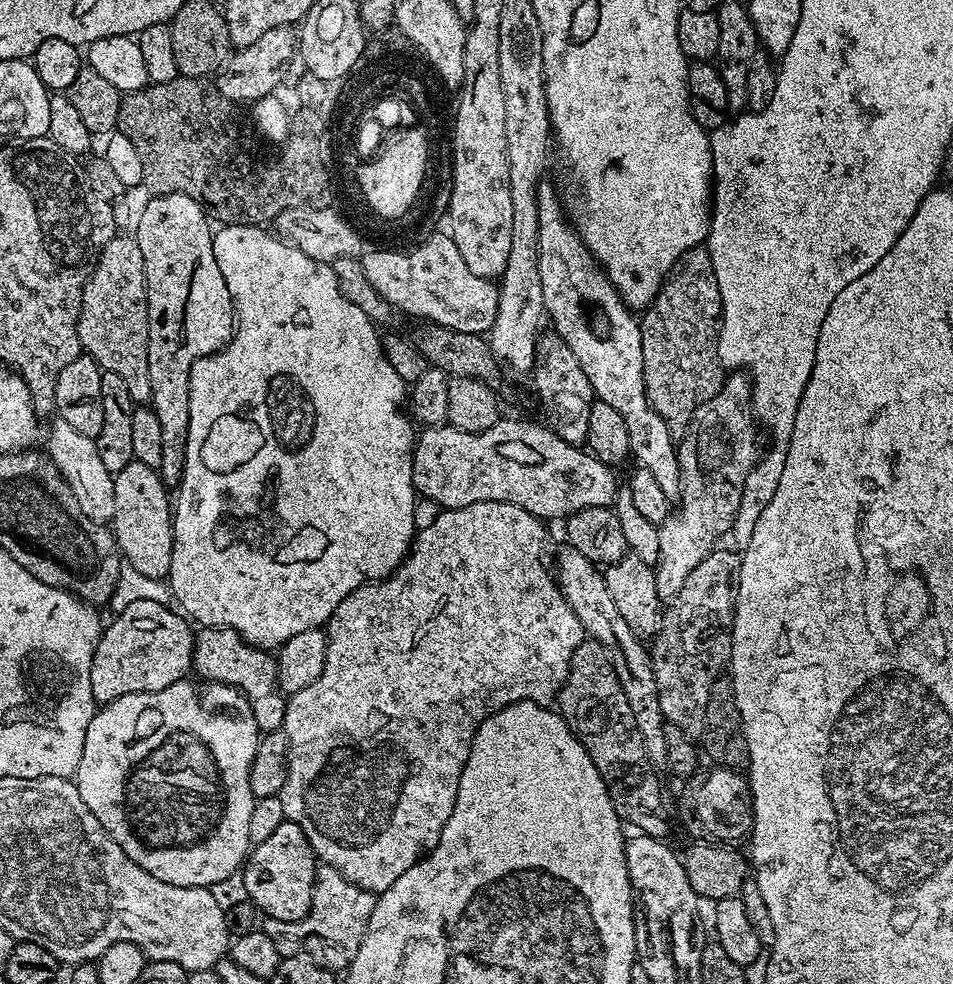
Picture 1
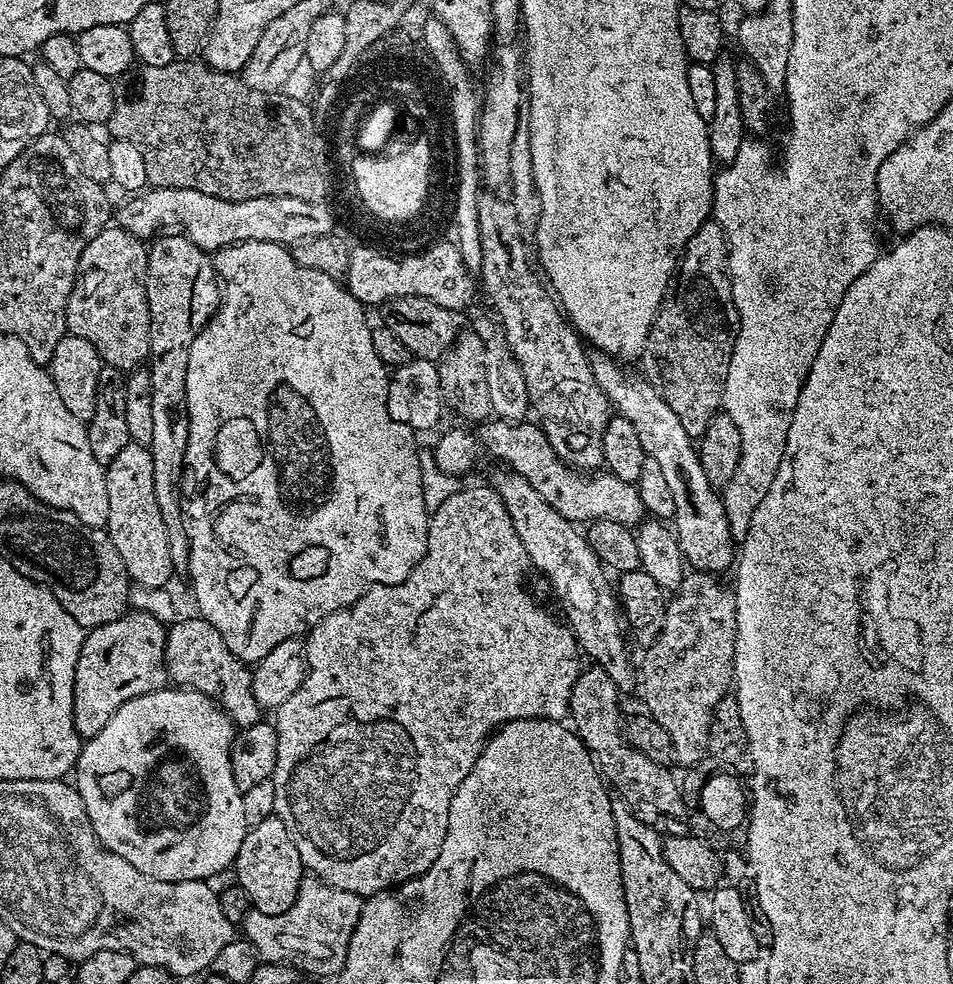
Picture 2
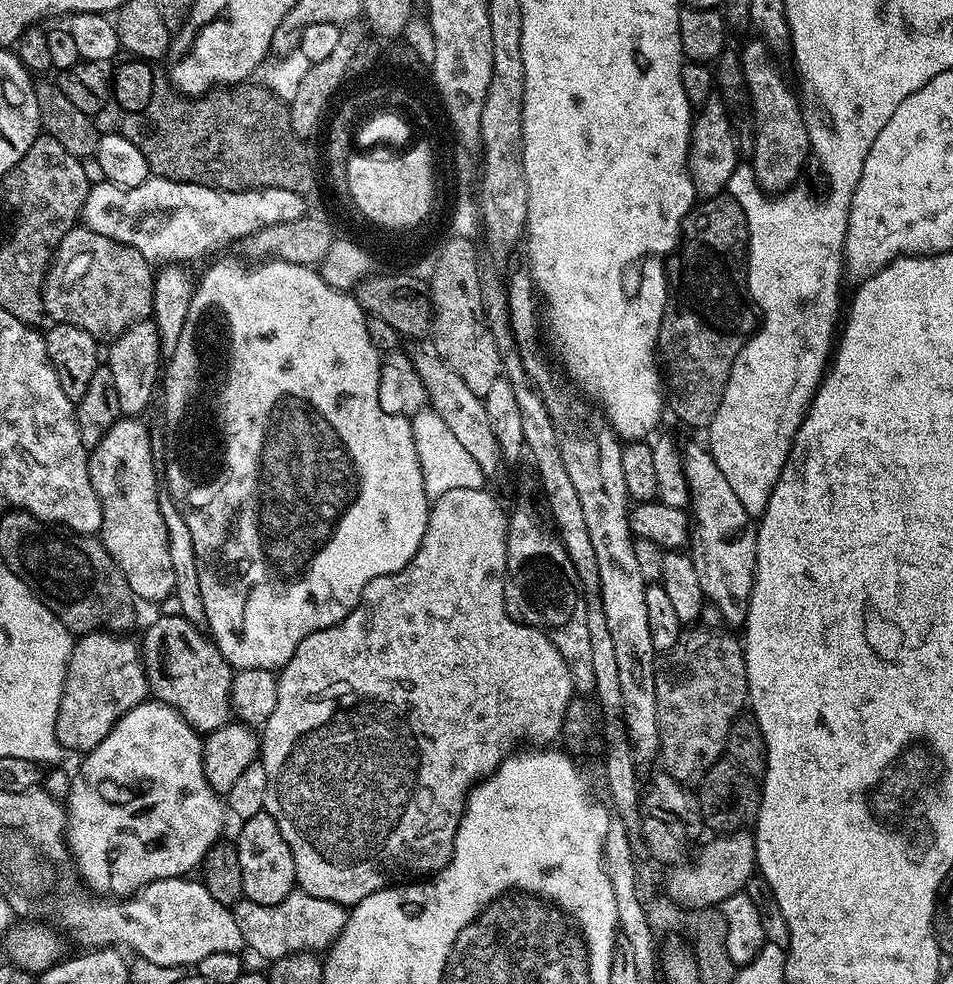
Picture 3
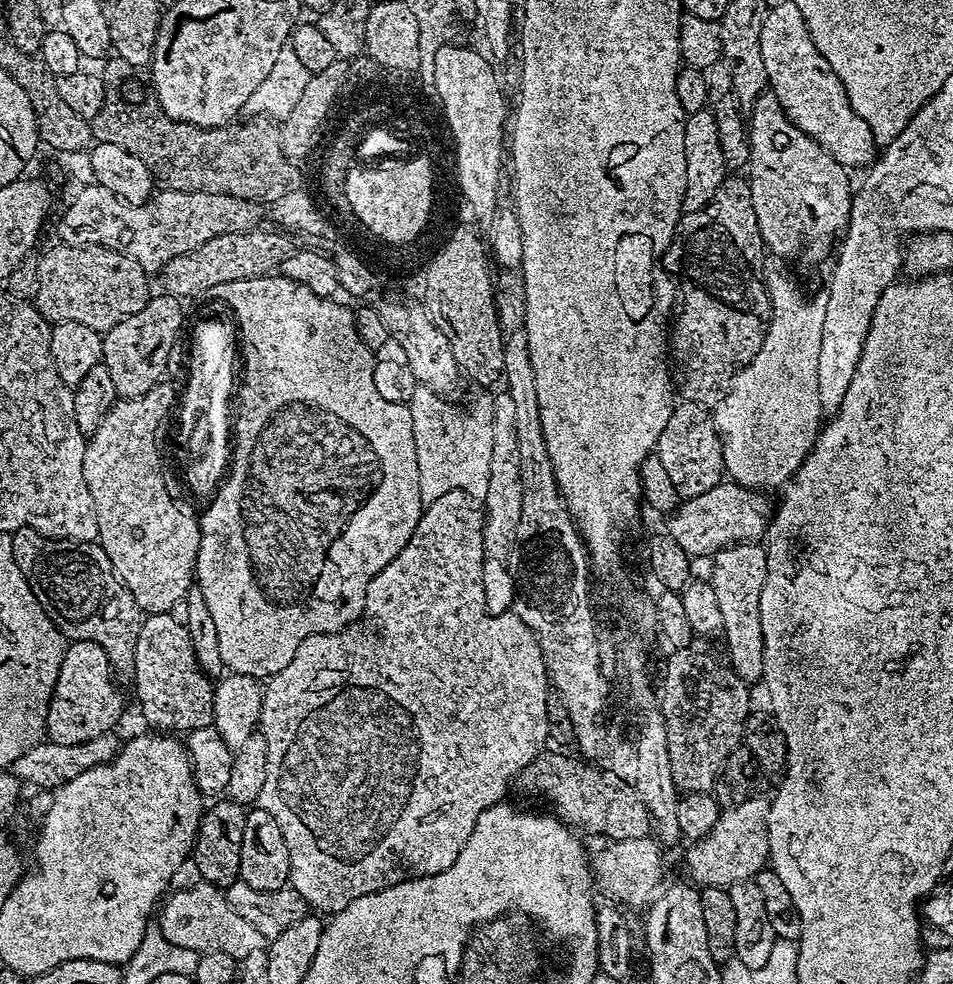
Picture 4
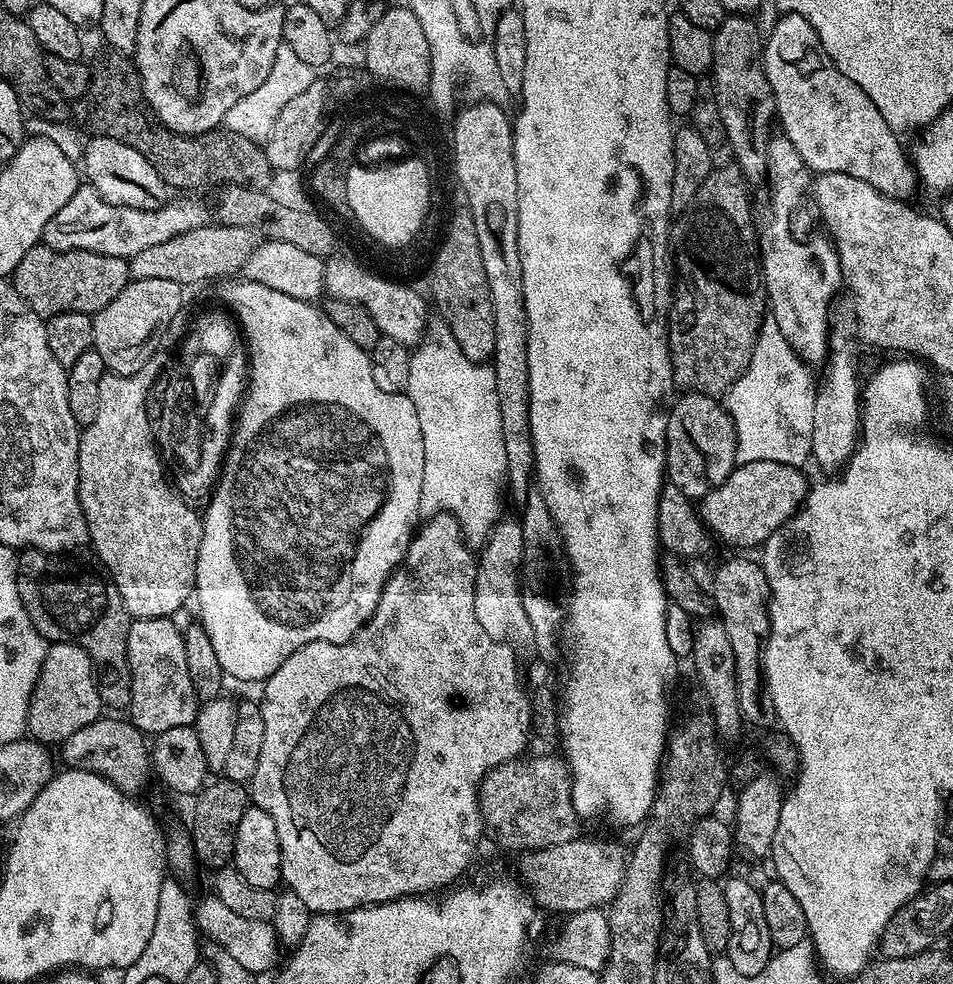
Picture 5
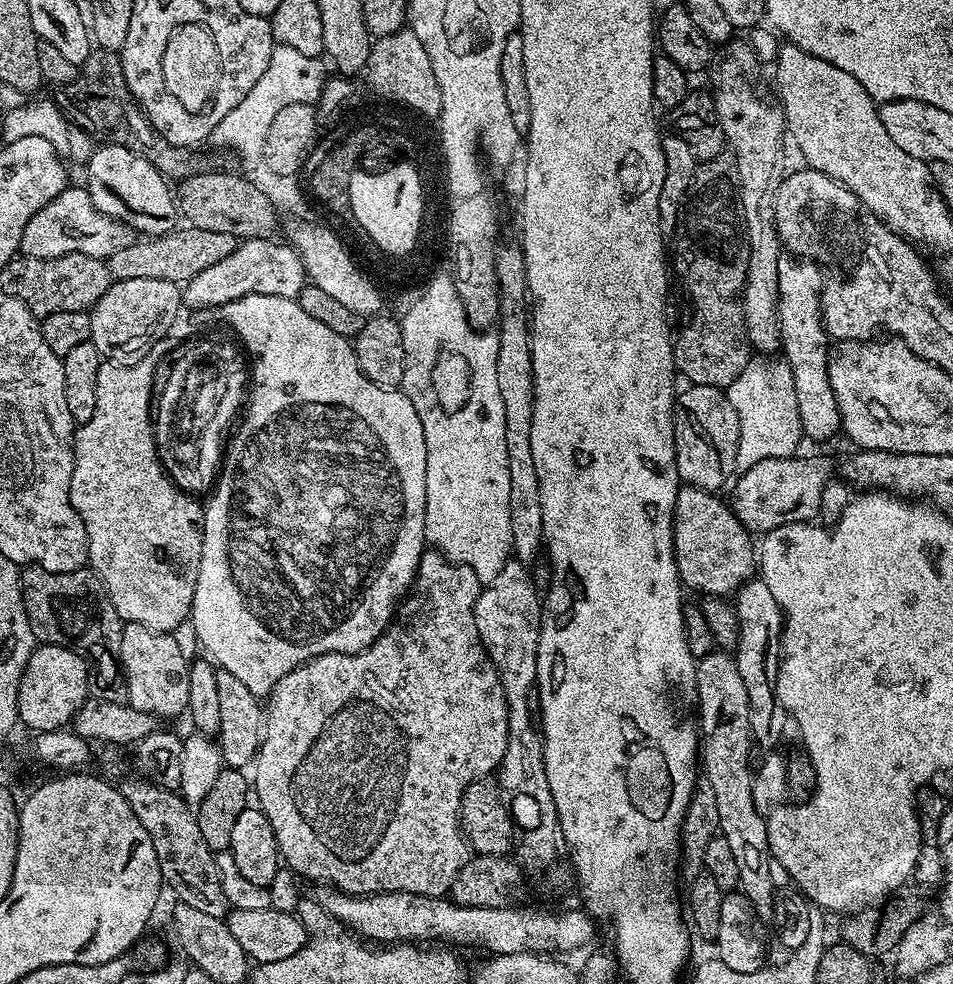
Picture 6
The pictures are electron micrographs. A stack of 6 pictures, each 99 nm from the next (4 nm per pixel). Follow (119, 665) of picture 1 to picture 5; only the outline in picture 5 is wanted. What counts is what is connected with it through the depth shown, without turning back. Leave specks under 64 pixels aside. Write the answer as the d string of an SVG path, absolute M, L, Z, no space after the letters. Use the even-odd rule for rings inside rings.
M52 644L42 662L42 670L30 698L27 735L40 744L60 746L66 738L70 738L70 734L99 720L101 715L96 669L92 667L92 660L86 650L73 644Z

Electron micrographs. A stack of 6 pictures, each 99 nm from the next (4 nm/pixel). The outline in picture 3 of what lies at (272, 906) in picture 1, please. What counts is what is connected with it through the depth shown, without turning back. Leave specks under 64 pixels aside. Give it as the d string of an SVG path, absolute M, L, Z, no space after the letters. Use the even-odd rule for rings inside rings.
M262 811L243 821L239 827L240 837L235 838L234 845L241 866L243 895L264 906L282 902L286 894L294 891L297 883L294 858L290 854L290 846L286 846L286 838L282 838L282 830L278 830L278 822Z

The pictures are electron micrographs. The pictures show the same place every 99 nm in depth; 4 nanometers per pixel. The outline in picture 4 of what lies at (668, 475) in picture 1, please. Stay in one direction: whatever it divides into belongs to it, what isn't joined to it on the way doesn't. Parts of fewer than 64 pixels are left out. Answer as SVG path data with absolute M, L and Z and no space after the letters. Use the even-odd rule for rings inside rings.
M759 543L740 544L717 552L712 564L710 583L718 610L722 614L722 641L728 647L728 660L740 680L764 679L764 639L762 638L762 614L760 599L766 582L767 551Z

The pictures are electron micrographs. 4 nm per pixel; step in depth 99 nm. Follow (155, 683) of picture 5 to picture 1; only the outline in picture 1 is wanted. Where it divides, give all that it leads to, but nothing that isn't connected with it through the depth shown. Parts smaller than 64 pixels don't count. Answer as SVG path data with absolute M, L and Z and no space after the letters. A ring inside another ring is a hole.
M201 627L195 633L196 645L192 655L195 675L201 681L225 684L236 688L250 702L254 710L254 722L258 722L261 733L278 732L283 729L286 714L286 696L276 681L276 658L271 651L255 648L246 643L238 633L229 628Z

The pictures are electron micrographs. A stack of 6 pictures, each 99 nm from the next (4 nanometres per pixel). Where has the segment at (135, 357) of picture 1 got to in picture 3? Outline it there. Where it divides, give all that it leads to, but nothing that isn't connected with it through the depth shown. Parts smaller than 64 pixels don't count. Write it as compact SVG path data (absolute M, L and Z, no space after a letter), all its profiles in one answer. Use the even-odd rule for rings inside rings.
M77 226L56 249L54 263L44 279L44 311L58 324L78 326L86 334L96 337L100 342L111 342L121 336L133 324L139 324L152 316L152 285L154 268L136 248L102 234L94 234L90 229Z

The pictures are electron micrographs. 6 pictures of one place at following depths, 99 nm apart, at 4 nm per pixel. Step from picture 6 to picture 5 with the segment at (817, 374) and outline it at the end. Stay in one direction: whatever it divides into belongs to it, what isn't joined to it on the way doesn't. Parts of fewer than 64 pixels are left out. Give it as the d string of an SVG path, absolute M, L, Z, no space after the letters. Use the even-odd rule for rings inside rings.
M782 134L773 135L768 141L766 184L769 184L768 209L764 212L764 221L758 224L758 263L762 269L766 304L782 338L786 338L788 345L800 355L801 360L809 366L820 366L828 359L829 353L828 311L832 308L836 287L842 284L840 256L836 253L835 243L821 231L814 219L810 207L810 169L802 162L798 150L794 150L792 143Z

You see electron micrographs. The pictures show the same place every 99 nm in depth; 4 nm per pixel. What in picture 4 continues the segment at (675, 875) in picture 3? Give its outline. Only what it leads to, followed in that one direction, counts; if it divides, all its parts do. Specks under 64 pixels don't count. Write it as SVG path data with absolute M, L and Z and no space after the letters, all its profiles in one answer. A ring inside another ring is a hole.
M753 794L731 805L718 818L708 836L695 841L688 852L687 879L705 888L729 889L734 884L751 881L769 863L768 819L772 809L769 797ZM649 835L640 839L613 840L605 845L605 848L590 860L595 891L599 895L601 892L608 902L629 904L632 908L642 907L641 909L650 905L661 891L660 879L664 876L664 860L660 857L662 850L657 841Z

